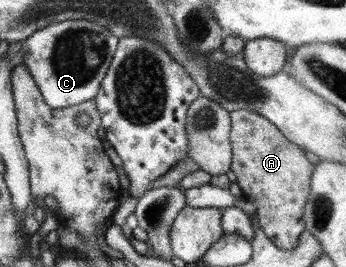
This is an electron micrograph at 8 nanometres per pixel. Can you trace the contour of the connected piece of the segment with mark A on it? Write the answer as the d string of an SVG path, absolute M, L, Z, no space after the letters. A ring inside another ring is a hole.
M241 109L229 113L230 142L233 150L231 170L236 175L236 184L245 199L257 208L257 218L264 234L282 250L294 250L299 245L299 238L305 229L304 207L309 199L312 171L315 165L308 161L302 147L290 142L272 122L256 112Z

